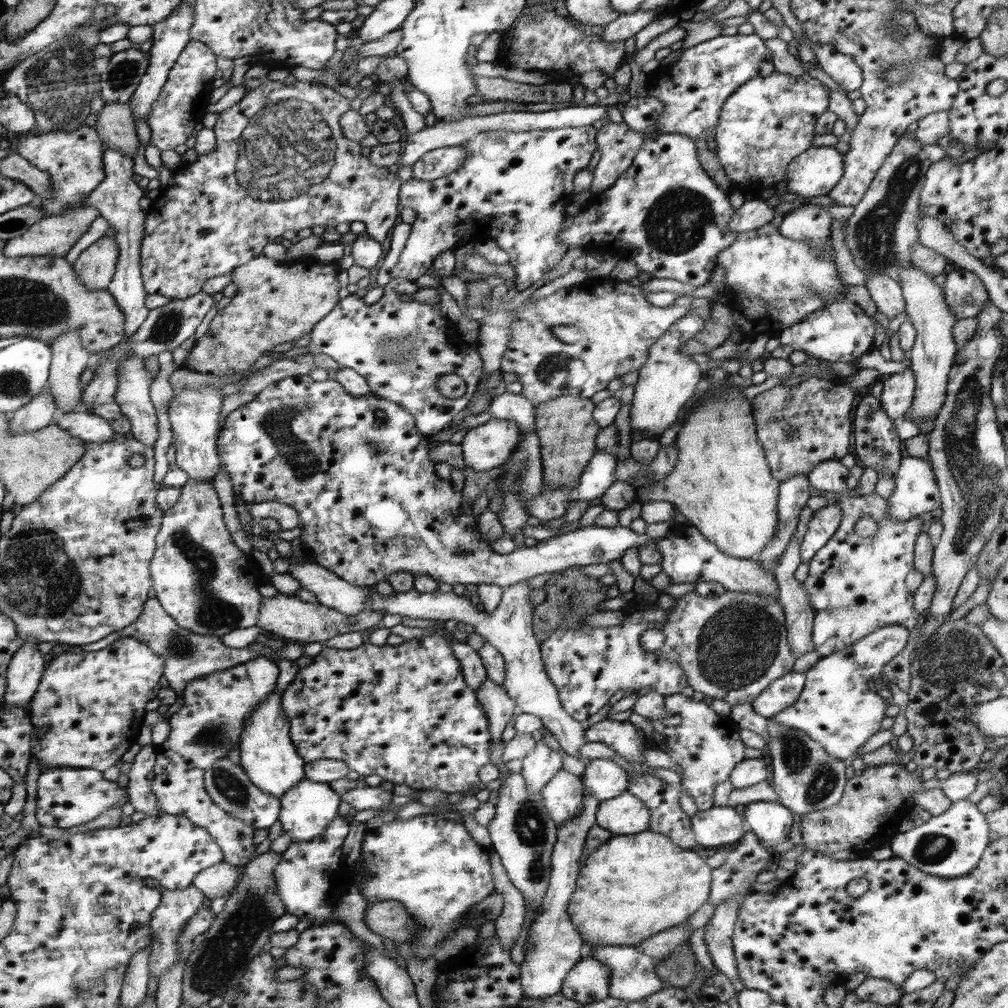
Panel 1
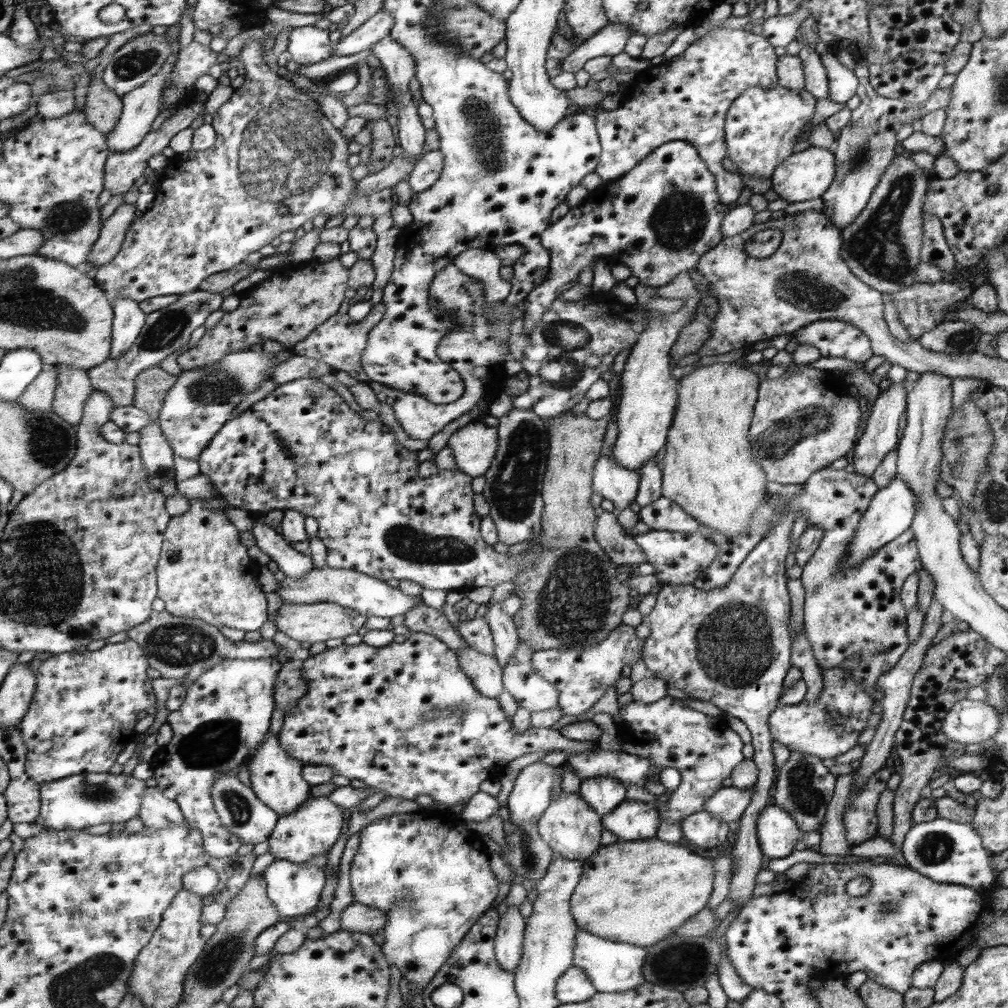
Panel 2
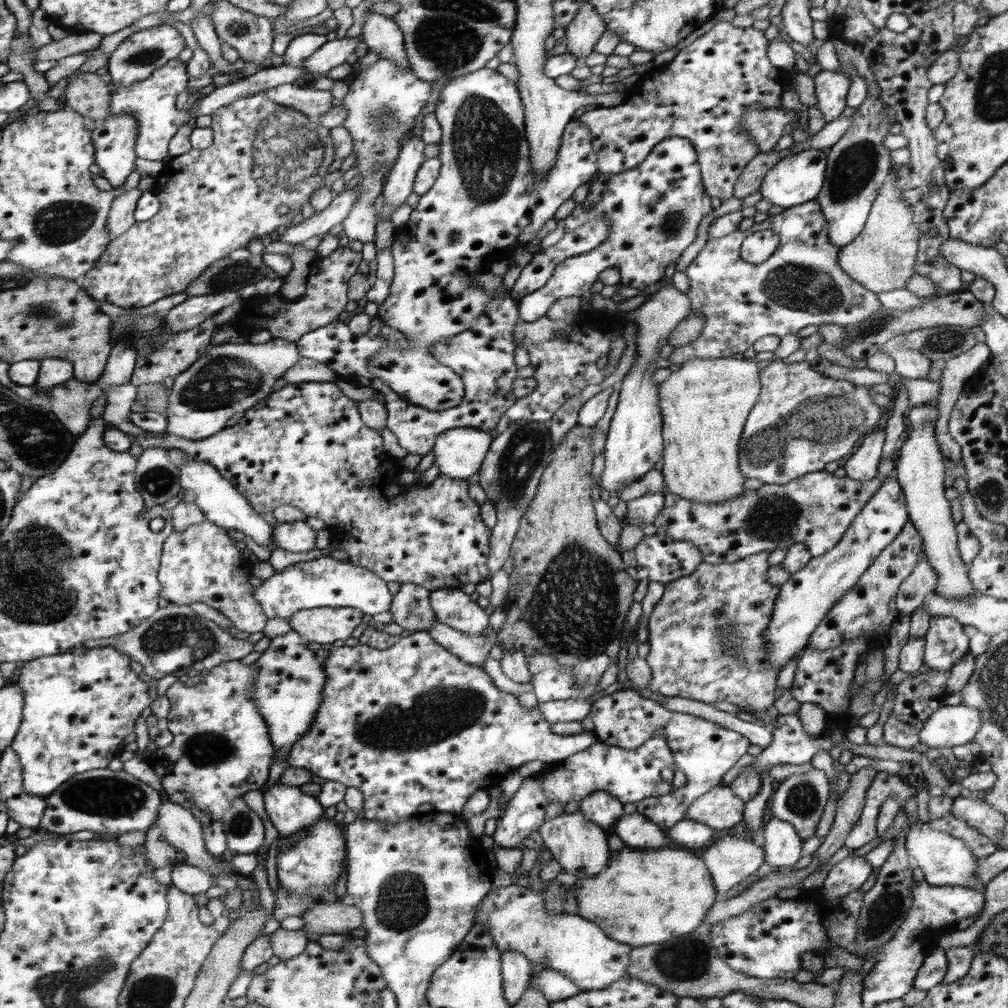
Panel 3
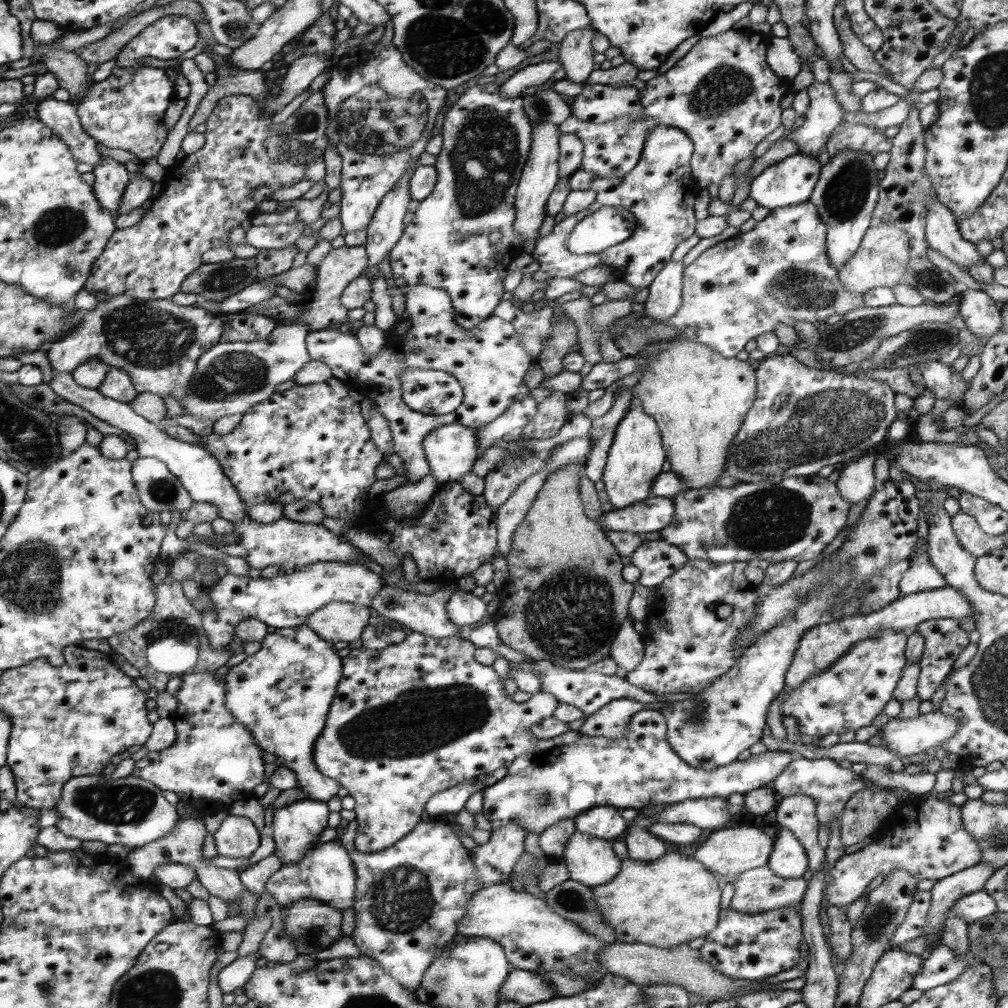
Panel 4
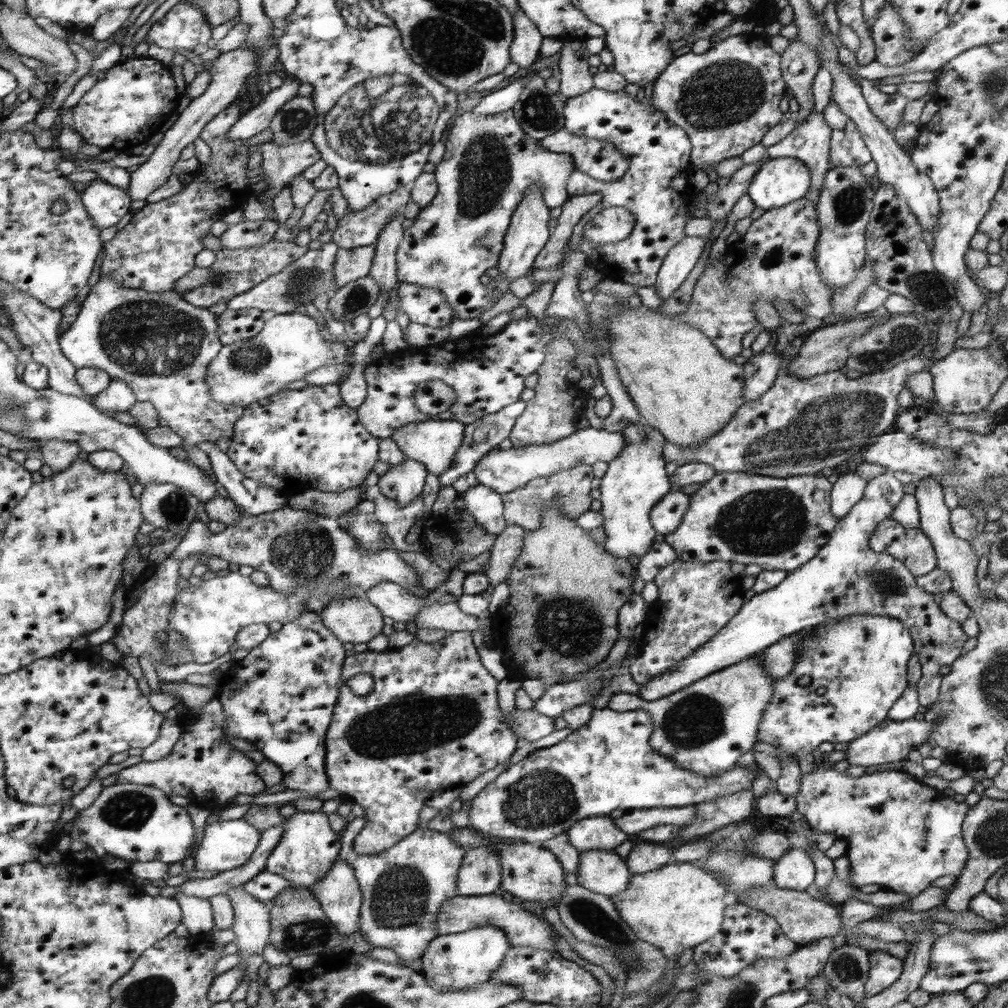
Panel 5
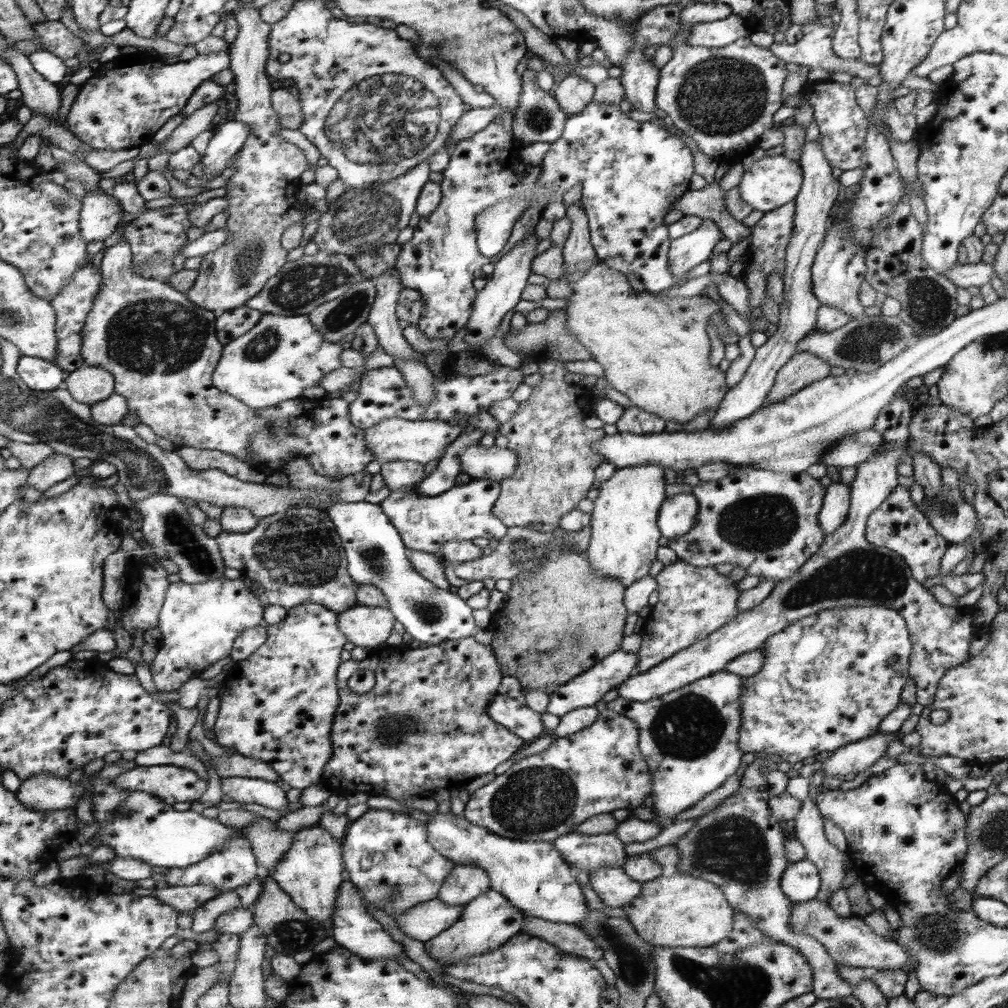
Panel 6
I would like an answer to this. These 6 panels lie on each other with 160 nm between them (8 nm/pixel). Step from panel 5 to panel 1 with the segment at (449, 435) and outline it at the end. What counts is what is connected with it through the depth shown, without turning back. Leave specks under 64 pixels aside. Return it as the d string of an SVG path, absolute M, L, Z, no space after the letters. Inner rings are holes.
M496 420L468 430L460 446L469 470L482 472L500 467L519 446L522 428L508 420Z

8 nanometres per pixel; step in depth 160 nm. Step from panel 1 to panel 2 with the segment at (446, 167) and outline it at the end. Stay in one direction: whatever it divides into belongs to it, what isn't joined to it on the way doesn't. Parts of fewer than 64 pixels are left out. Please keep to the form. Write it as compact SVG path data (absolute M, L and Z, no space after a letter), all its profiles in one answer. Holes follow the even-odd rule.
M428 152L413 166L412 172L407 176L408 184L414 193L425 191L440 178L443 169L444 160L441 152Z

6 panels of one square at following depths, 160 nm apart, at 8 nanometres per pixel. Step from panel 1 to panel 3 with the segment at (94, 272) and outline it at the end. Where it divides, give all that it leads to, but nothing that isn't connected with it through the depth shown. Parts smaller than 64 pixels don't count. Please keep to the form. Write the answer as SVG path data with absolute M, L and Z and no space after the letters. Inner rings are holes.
M136 187L117 195L108 218L110 242L122 236L137 222L134 211L141 196L142 191Z

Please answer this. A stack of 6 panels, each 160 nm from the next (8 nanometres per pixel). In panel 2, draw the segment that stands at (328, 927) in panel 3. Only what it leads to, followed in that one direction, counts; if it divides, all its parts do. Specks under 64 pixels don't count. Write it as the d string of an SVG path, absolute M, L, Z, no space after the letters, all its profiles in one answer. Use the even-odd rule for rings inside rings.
M354 902L340 915L341 929L368 935L381 934L387 926L386 912Z

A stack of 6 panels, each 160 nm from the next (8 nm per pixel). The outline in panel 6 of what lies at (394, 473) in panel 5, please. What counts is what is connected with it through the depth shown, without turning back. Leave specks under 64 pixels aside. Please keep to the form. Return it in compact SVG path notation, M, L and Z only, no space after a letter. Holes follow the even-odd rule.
M472 479L468 484L462 484L460 489L454 488L440 498L424 496L413 488L390 490L388 498L380 502L380 508L388 515L408 550L434 554L450 540L494 538L499 541L509 532L509 526L493 512L493 507L501 496L498 480Z

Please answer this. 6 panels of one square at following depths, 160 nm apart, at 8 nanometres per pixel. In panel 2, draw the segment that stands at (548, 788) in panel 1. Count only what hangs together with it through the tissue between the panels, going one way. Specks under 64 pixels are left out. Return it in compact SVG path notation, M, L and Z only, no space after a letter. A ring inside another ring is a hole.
M562 792L552 797L548 808L543 810L538 823L539 836L552 848L552 851L566 860L578 860L586 864L586 860L601 848L602 830L601 816L584 800L580 793Z

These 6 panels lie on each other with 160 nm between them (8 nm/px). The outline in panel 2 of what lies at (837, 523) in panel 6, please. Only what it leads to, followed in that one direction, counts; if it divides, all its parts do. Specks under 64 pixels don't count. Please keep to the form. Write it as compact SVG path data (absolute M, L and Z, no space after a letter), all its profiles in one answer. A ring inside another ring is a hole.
M902 382L902 384L893 383L881 392L878 399L874 402L871 413L866 418L864 434L858 439L858 443L854 447L854 456L852 456L854 473L871 477L885 459L885 456L897 447L900 418L904 414L904 408L907 407L906 396L908 395L909 388L910 385L906 382Z

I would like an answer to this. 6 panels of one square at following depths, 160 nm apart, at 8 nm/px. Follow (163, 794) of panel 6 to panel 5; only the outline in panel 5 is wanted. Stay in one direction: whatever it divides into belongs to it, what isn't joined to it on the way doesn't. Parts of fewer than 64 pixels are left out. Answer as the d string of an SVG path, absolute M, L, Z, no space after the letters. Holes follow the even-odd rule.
M218 696L208 700L202 712L187 707L186 712L176 721L181 728L181 735L172 752L162 760L142 761L122 769L118 773L116 784L150 785L162 789L167 796L186 796L191 804L207 808L211 812L232 806L238 794L256 796L266 788L256 770L256 762L223 739L223 736L229 736L225 733L227 716Z

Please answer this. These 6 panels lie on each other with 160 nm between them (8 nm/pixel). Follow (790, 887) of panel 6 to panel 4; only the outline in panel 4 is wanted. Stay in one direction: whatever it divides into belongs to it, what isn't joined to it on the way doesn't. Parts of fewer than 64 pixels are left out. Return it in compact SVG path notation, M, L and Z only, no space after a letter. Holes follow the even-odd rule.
M782 828L774 836L774 850L767 866L780 878L802 878L808 870L806 851L788 828Z

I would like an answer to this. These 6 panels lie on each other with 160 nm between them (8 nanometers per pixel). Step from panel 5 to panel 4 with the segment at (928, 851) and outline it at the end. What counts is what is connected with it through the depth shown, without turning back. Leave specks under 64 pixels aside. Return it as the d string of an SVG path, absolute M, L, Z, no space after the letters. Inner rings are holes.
M802 756L794 758L790 764L773 780L771 787L775 794L780 796L806 793L817 802L817 817L819 823L830 828L832 818L841 817L847 800L862 789L884 789L881 786L870 784L861 774L856 774L852 769L842 768L838 762L830 758L810 760ZM930 794L927 801L924 800L922 795L915 795L914 798L907 800L904 804L899 804L899 807L893 810L882 822L878 831L870 834L868 839L872 839L871 844L866 844L865 848L854 852L854 854L842 856L834 864L834 868L828 874L830 876L830 879L827 880L828 884L825 885L828 905L840 908L851 905L858 897L868 891L867 886L874 878L880 874L884 877L888 876L894 870L906 870L918 882L924 879L938 881L953 876L962 870L972 868L982 861L980 846L964 829L960 806L952 804L941 794L939 794L939 799L936 795Z

